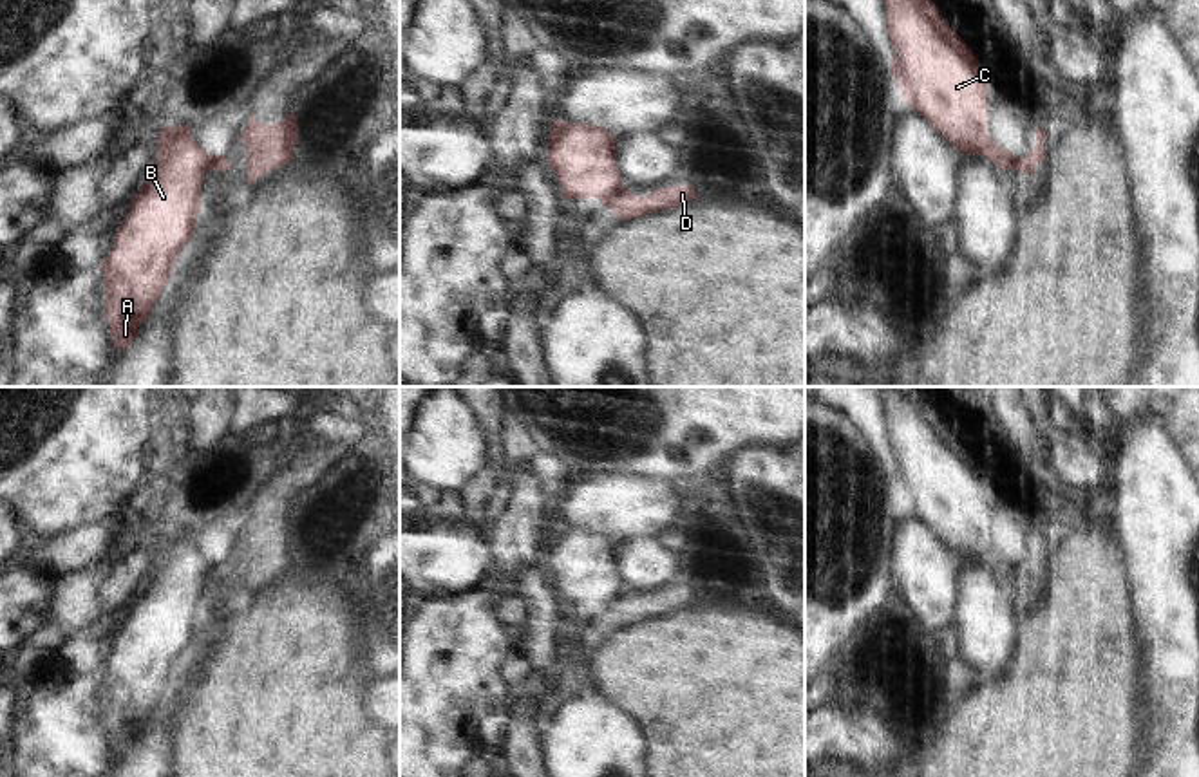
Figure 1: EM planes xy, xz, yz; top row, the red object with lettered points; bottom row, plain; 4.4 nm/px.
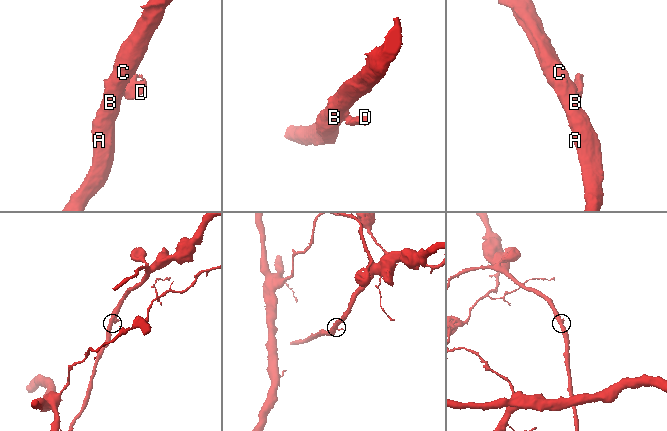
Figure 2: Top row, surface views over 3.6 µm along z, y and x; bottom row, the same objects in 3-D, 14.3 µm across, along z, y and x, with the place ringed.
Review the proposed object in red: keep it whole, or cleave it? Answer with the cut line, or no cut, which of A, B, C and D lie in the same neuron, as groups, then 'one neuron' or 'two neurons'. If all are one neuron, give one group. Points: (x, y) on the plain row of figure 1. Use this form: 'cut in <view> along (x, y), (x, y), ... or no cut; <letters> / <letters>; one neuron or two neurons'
cut in xz along (623, 591), (603, 608); A B C / D; two neurons

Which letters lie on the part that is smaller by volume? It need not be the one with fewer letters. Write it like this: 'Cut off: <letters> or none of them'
Cut off: D

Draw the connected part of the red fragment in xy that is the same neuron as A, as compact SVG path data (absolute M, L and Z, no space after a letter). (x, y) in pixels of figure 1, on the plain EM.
M186 529L161 533L152 578L134 600L99 672L105 688L105 721L116 755L123 755L136 744L137 730L150 721L175 663L192 643L201 614L203 584L210 573L212 560L194 548Z

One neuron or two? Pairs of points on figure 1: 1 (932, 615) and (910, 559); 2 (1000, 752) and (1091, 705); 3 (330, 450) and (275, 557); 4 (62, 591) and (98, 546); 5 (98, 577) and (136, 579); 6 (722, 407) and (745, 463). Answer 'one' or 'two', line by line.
1: one
2: one
3: one
4: two
5: two
6: two

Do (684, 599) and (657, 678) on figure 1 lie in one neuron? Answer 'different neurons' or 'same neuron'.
different neurons

